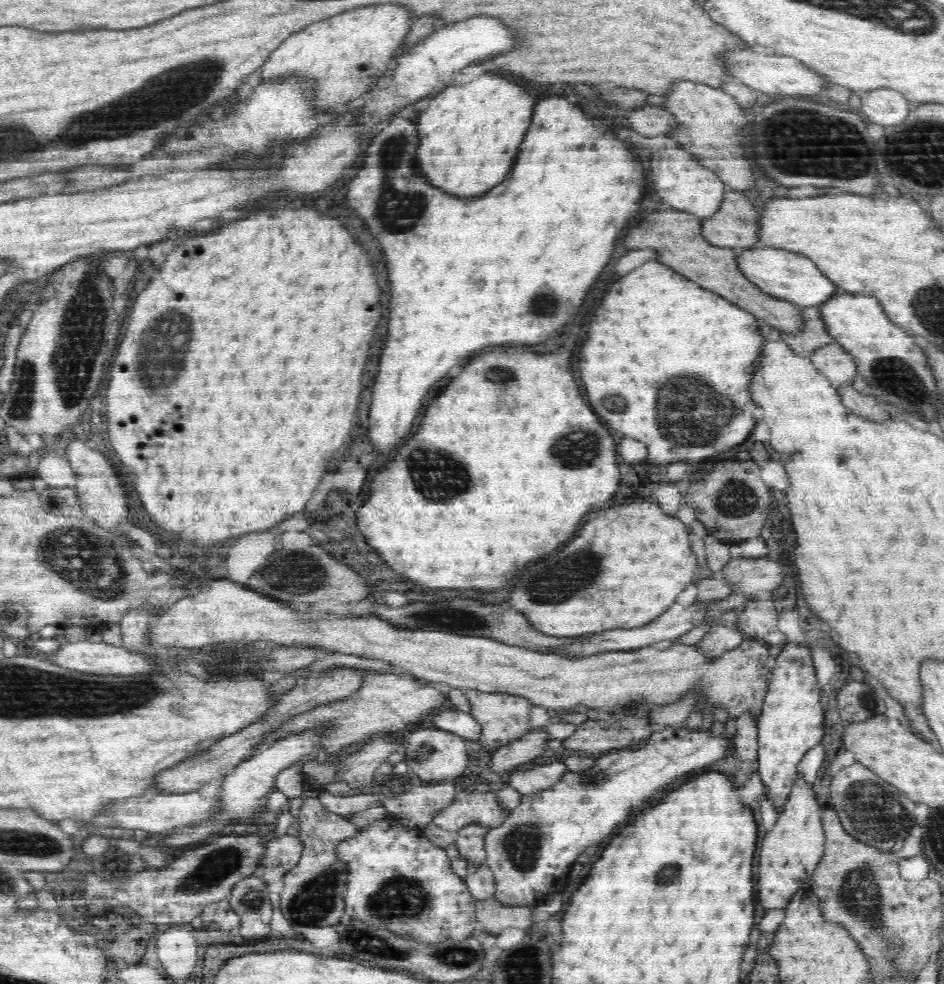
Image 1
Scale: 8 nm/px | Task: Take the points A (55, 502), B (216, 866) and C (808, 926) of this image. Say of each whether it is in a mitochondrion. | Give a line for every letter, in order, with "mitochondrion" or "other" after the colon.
A: mitochondrion
B: mitochondrion
C: other

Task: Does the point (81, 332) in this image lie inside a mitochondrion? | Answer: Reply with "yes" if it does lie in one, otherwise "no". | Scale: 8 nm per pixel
yes

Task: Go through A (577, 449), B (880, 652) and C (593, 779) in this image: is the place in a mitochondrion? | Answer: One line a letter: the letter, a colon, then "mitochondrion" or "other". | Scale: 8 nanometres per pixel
A: mitochondrion
B: other
C: mitochondrion

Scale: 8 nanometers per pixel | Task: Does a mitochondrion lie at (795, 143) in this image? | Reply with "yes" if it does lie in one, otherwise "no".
yes

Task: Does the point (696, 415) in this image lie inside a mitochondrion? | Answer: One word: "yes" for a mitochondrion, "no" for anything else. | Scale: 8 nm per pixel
yes

